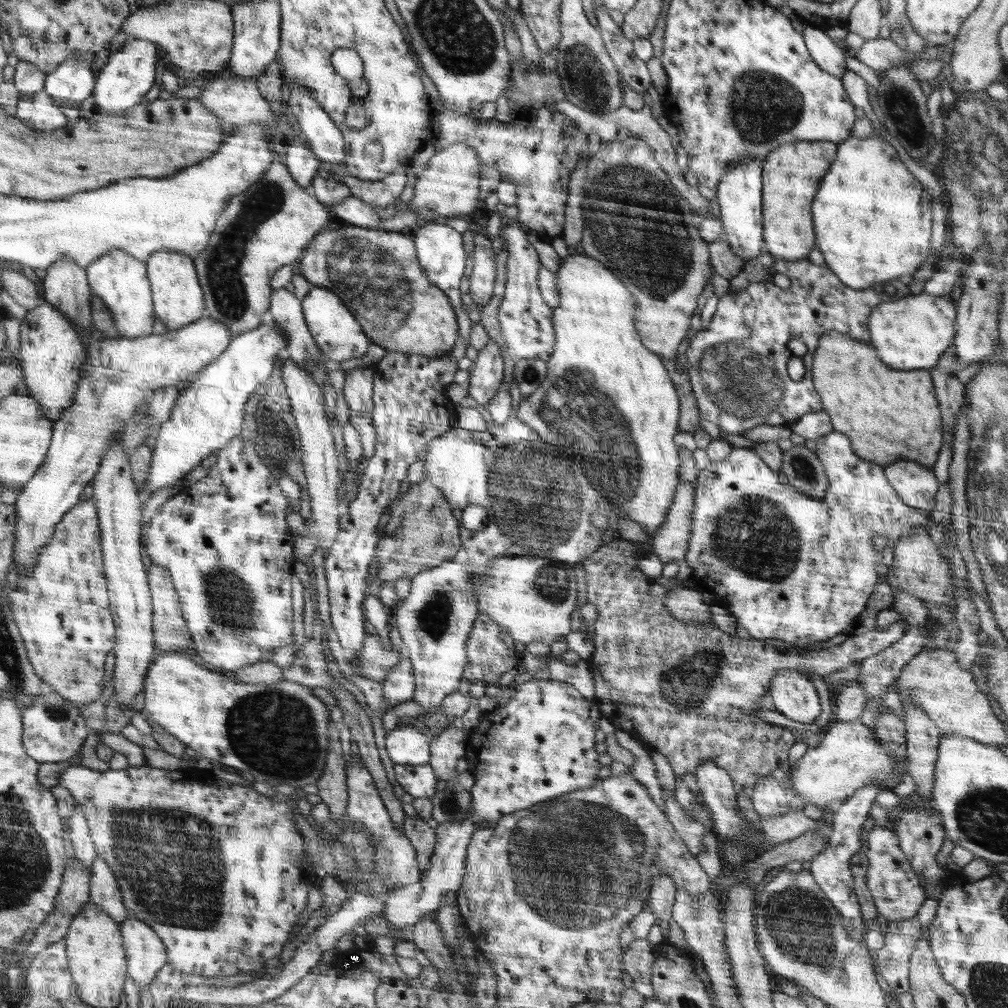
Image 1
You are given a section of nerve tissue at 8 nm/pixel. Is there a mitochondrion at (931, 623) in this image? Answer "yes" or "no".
no

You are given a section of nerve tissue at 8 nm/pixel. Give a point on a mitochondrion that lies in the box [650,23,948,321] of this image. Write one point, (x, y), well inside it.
(763, 106)

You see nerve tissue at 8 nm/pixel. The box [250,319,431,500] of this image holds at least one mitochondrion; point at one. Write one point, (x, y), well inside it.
(273, 426)

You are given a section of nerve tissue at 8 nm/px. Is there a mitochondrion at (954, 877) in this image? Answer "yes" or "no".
no

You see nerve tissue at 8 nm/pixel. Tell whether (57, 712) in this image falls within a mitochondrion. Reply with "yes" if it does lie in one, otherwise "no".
yes

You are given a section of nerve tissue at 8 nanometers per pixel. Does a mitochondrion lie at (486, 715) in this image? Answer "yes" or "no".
no

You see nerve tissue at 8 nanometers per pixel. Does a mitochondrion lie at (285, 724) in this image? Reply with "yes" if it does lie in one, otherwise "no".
yes

